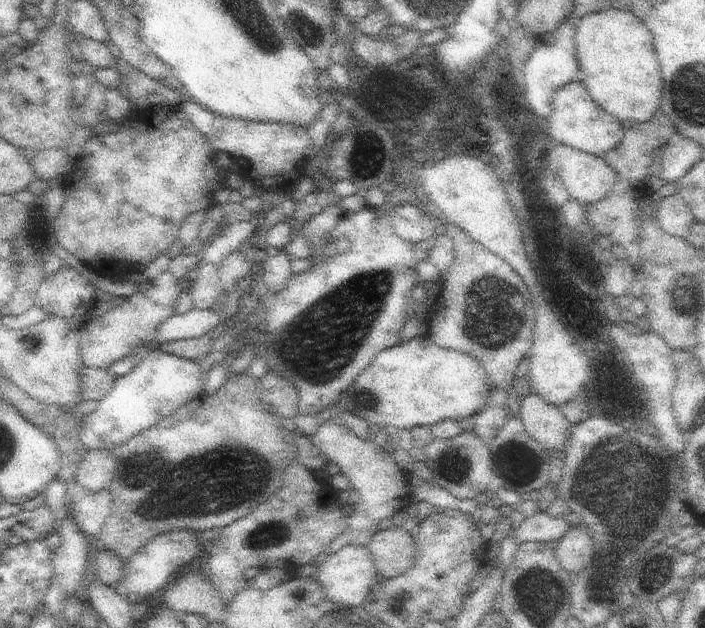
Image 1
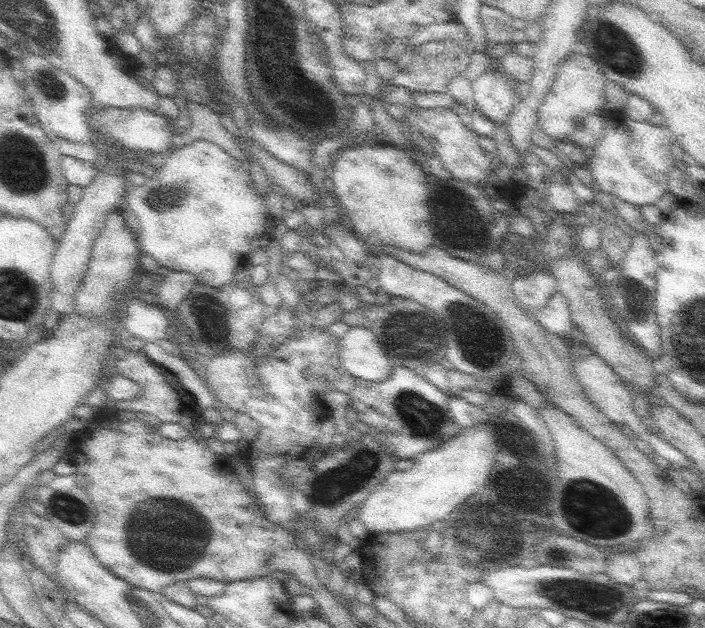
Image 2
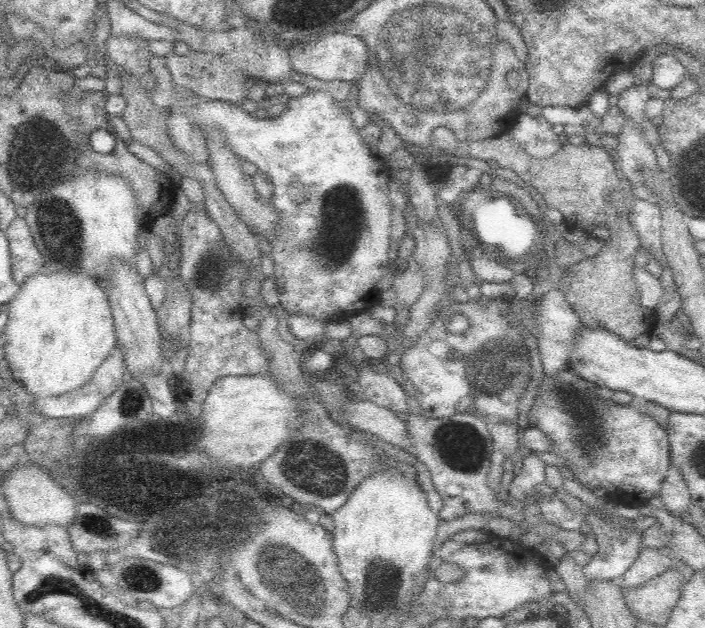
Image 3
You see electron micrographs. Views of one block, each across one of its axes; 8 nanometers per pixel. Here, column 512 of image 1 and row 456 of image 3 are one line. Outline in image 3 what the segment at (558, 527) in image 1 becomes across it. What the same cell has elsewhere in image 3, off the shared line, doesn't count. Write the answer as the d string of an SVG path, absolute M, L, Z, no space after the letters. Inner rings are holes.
M532 452L532 456L524 460L520 472L516 472L514 482L506 488L508 494L516 498L516 502L522 502L522 504L538 498L540 484L546 484L546 466L548 464L542 462L542 458L538 458Z

